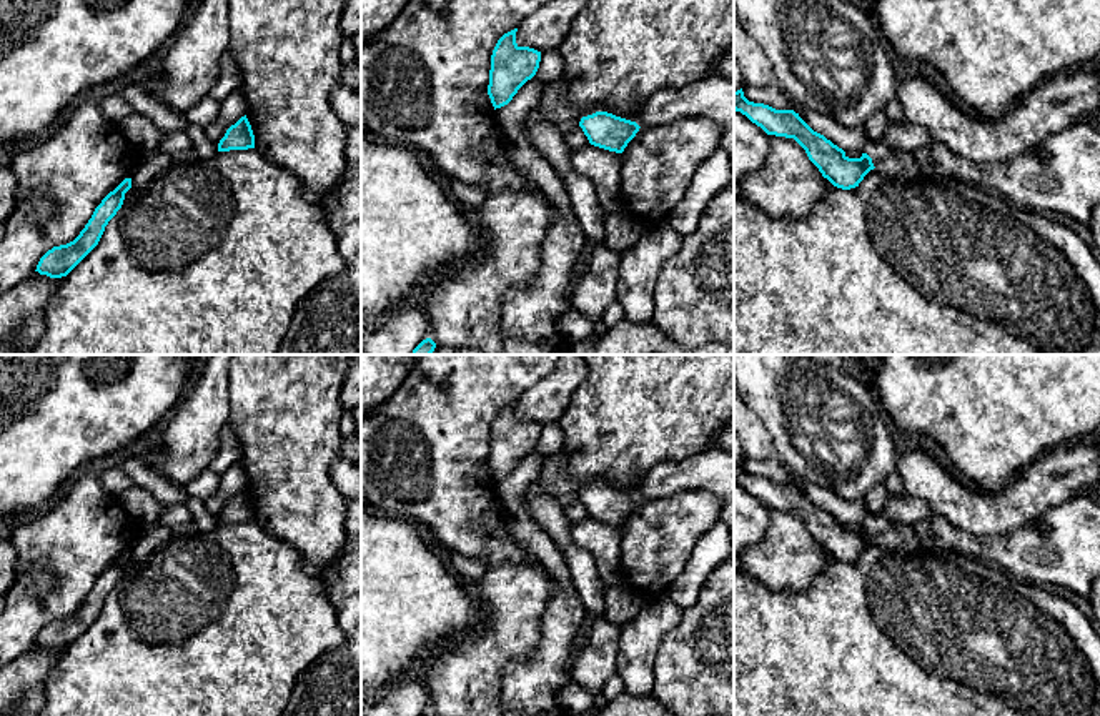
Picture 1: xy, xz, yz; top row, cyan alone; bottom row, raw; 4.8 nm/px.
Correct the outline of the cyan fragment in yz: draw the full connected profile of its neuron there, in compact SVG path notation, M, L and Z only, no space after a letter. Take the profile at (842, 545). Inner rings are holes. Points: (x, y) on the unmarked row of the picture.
M742 461L734 465L734 483L746 488L767 508L794 511L834 559L850 563L874 543L874 533L890 526L884 516L874 515L860 531L849 531L842 521L814 505L794 483L775 483L764 476L749 475Z

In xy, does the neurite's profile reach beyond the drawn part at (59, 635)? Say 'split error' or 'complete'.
complete

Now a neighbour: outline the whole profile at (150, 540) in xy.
M160 523L150 530L140 531L138 538L133 541L131 546L131 559L145 561L153 551L156 551L170 538L173 538L171 528Z

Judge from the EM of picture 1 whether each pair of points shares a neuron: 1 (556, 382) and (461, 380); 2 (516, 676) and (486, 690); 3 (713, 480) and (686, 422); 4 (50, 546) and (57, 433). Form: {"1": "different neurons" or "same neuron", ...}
{"1": "different neurons", "2": "different neurons", "3": "different neurons", "4": "different neurons"}

